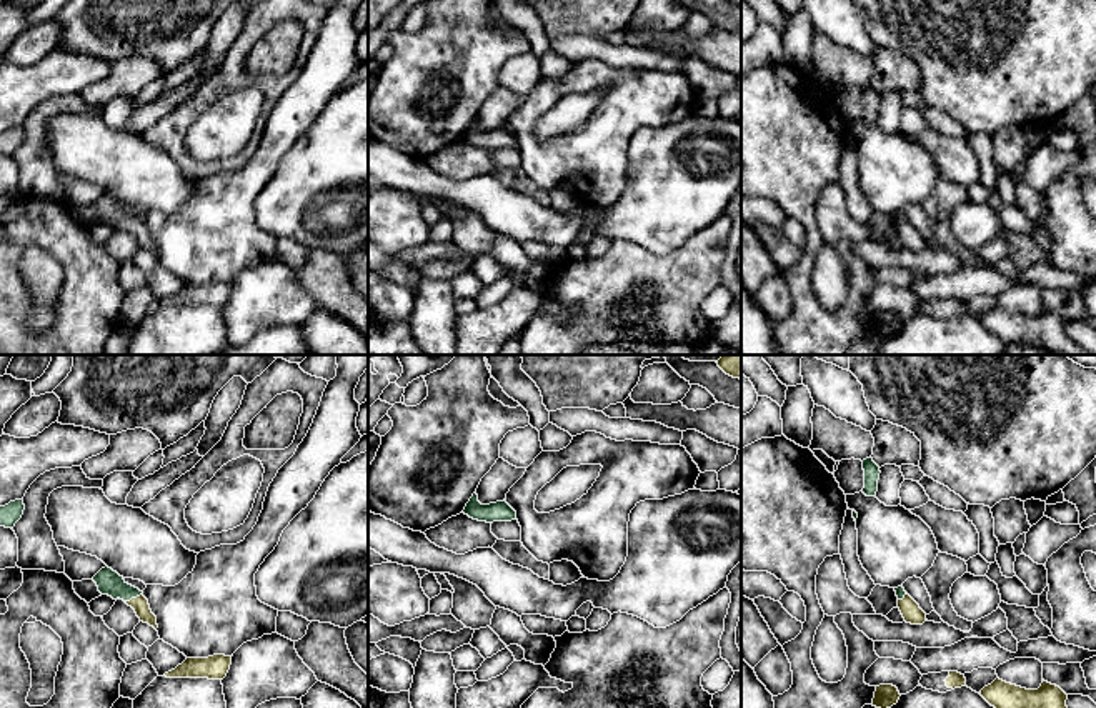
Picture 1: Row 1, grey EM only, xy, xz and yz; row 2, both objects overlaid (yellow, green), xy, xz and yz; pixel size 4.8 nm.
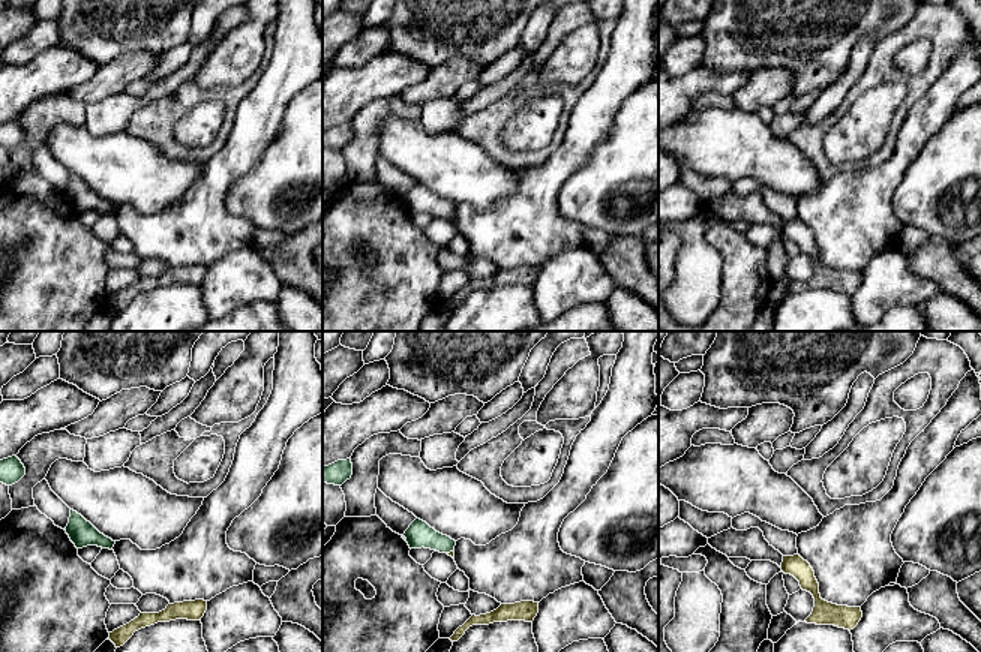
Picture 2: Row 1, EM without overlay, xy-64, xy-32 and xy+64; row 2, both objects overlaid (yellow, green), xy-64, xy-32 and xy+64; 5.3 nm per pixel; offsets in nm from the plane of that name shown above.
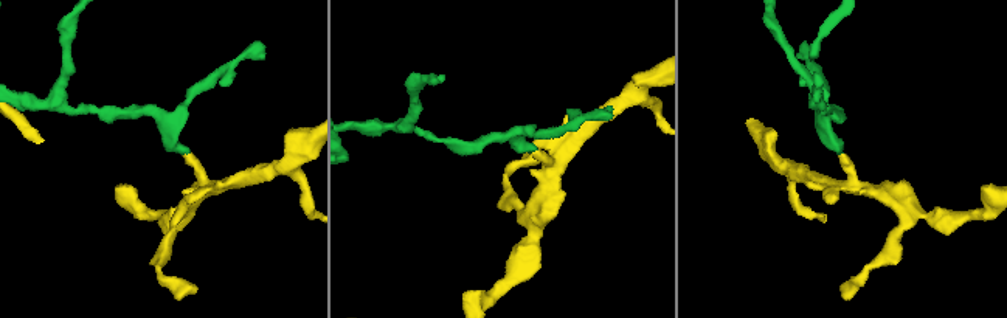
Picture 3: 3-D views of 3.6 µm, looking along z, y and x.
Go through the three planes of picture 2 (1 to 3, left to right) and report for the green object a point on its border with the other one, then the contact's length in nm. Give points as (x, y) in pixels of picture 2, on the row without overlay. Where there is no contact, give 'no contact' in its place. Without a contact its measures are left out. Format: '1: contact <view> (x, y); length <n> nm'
1: no contact
2: contact xy-32 (450, 216); length 40 nm
3: no contact

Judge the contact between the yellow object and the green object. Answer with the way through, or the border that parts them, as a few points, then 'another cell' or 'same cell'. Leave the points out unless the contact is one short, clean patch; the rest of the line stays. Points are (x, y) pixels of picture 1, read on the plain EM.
runs through xy (140, 230), (134, 225), (109, 209); same cell

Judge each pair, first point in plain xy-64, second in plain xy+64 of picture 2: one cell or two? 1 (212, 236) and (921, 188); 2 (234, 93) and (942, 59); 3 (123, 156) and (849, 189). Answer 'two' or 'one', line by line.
1: two
2: one
3: two

